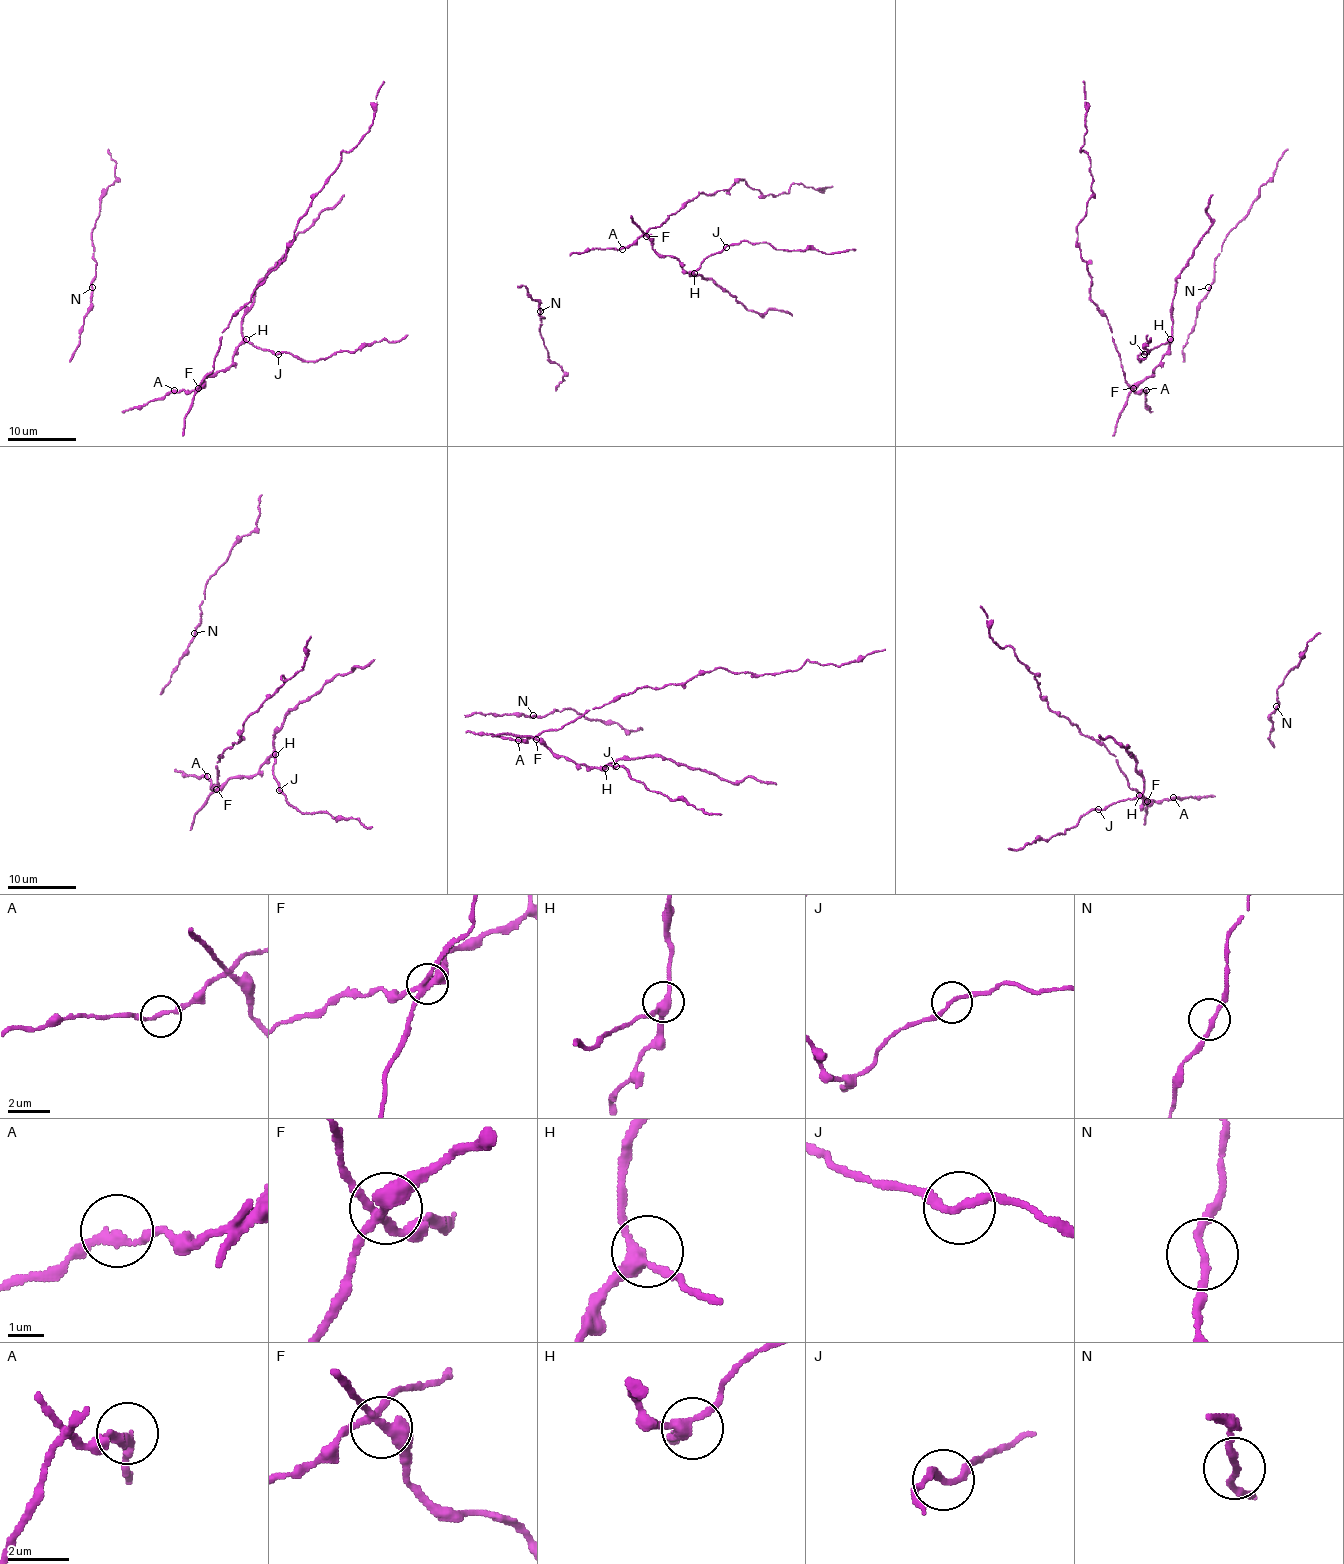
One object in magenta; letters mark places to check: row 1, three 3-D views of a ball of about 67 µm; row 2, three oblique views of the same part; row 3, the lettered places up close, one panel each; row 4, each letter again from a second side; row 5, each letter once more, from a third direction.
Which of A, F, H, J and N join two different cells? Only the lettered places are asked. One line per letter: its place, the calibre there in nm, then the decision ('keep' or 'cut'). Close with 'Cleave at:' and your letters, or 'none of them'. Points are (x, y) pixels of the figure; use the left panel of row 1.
A: place (174, 390); calibre 200 nm; keep
F: place (198, 388); calibre 320 nm; keep
H: place (246, 339); calibre 300 nm; keep
J: place (278, 354); calibre 180 nm; keep
N: place (92, 287); calibre 170 nm; keep
Cleave at: none of them

